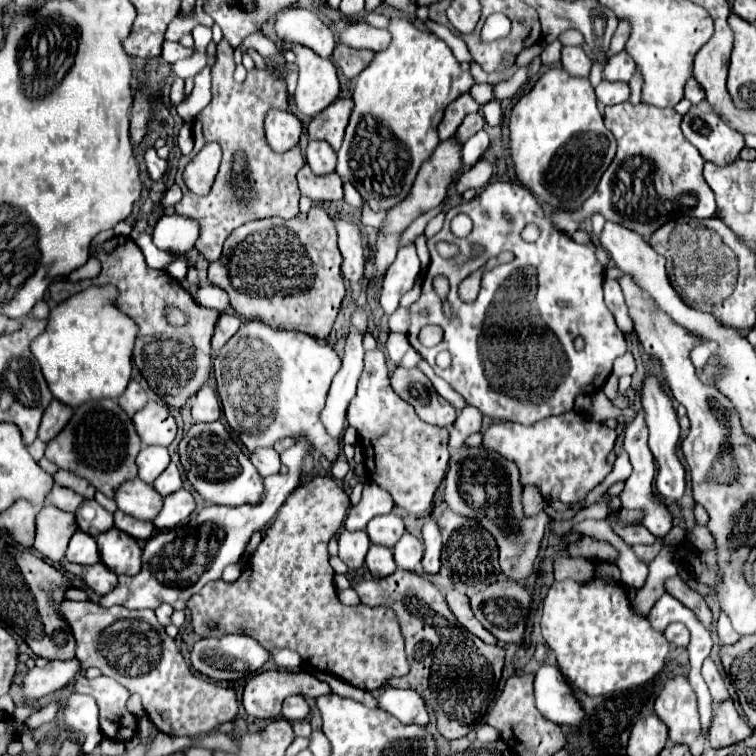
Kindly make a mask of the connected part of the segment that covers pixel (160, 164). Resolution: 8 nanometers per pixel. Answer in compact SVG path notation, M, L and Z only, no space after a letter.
M148 146L146 154L144 154L144 162L146 162L146 168L148 168L150 178L152 178L154 182L162 180L164 172L166 172L166 168L168 168L168 162L166 162L164 158L160 158L152 146Z

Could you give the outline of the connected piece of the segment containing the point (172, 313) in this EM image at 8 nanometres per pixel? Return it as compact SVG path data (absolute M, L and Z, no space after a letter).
M168 306L168 308L166 308L166 320L168 320L168 324L172 324L172 326L186 326L186 324L188 324L186 312L182 312L182 310L176 308L176 306Z

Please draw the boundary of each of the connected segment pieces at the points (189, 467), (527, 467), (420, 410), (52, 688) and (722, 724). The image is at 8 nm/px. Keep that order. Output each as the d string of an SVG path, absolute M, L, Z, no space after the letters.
M220 420L210 424L194 424L180 440L178 452L186 478L204 500L222 506L256 504L260 500L264 490L264 478L258 474L250 458L244 454L240 444L232 438L228 428Z
M566 412L562 416L550 416L544 418L536 424L524 426L518 422L500 422L500 424L492 424L486 432L484 432L484 448L492 448L498 454L506 456L508 460L516 462L522 474L522 484L538 484L540 492L544 498L554 498L560 500L564 504L572 504L578 502L582 498L586 498L586 494L596 488L606 474L612 470L606 462L608 454L612 452L616 442L616 432L604 424L594 422L592 418L586 418L584 414L576 414L576 412Z
M398 366L390 376L390 384L396 394L400 394L400 398L414 406L416 414L424 422L444 428L450 428L454 424L456 410L444 398L440 398L440 394L434 390L432 382L424 376L422 370L408 370Z
M76 658L72 660L52 660L44 668L32 668L26 672L22 690L26 700L38 700L42 696L48 696L76 678L80 672L80 662Z
M724 700L712 706L714 716L708 730L708 742L712 748L722 748L740 742L752 734L752 728L738 716L732 700Z

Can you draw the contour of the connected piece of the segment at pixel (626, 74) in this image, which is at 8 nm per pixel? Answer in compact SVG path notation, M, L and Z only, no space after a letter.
M620 52L608 60L604 68L604 78L610 82L630 82L634 70L636 70L634 60L626 52Z

